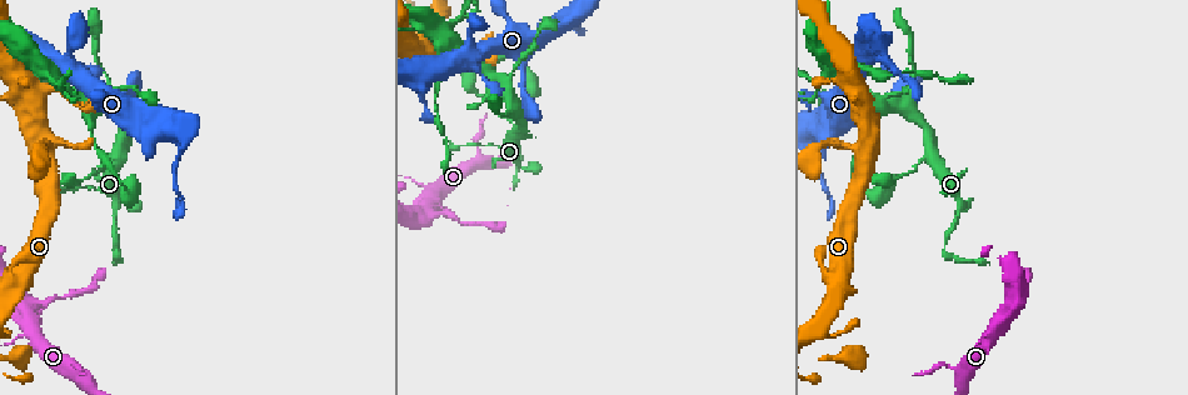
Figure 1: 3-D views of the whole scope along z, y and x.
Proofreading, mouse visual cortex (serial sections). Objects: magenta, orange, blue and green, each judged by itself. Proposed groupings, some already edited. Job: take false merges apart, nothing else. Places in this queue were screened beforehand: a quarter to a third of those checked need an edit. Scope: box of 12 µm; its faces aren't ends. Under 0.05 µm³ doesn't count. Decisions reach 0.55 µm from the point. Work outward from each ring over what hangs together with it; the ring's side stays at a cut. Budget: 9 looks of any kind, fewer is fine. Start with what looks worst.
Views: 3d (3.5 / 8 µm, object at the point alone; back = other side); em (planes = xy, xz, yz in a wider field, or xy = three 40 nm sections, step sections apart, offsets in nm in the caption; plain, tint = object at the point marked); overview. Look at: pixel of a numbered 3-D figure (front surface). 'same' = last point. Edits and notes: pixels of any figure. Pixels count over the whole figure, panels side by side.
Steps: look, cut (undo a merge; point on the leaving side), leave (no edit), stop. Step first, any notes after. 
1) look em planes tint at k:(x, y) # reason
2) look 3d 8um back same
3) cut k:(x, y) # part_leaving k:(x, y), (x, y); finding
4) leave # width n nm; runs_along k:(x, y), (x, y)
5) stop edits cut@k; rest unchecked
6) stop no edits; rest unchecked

look 3d 3.5um at 1:(926, 157) # sharp bend

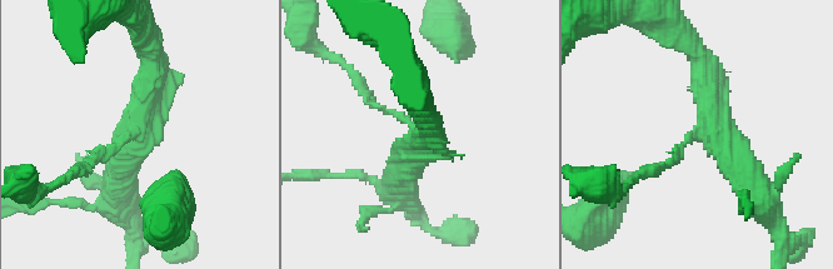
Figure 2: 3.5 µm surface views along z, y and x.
look em xy step 2 tint at 2:(136, 134) # arms 3; arm_widths 100, 300, 400 nm

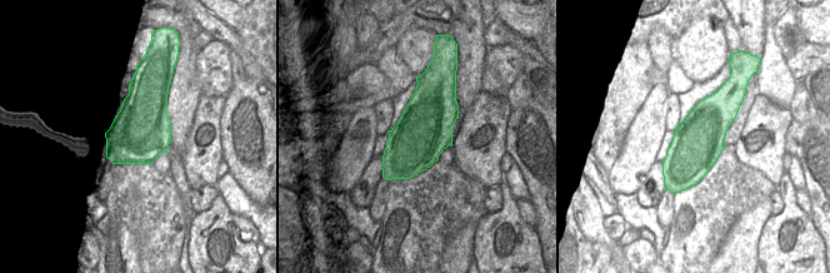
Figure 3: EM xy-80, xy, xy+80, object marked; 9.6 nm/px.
leave # runs_along 2:(749, 182), (718, 131), (692, 135), (653, 170); all the same cell

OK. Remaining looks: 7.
look 3d 8um at 1:(488, 73) # thin arm on a thick one

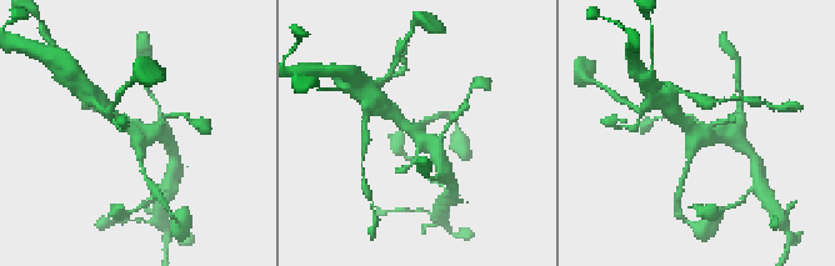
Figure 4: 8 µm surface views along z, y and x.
look em planes tint at 4:(700, 134) # shape alone is not enough

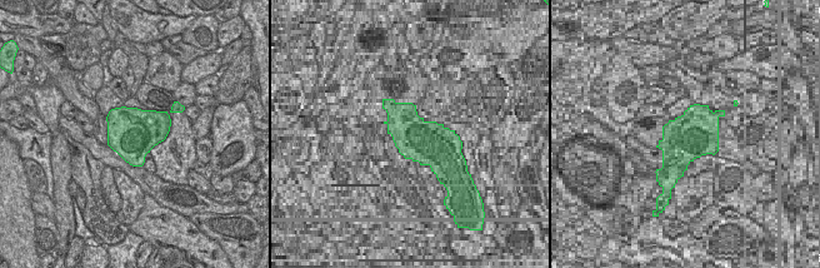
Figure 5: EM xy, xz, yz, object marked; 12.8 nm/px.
leave # runs_along 4:(443, 162), (433, 145), (394, 115); continuous, no second cell

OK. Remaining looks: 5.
look 3d 8um at 1:(449, 40) # arms part here

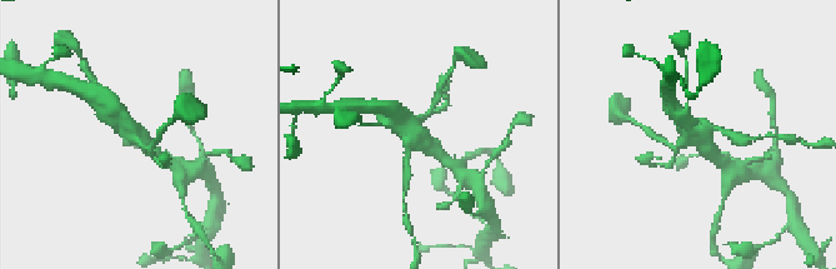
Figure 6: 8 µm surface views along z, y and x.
look em xy step 1 tint at 6:(136, 136) # arms 4; arm_widths 150, 150, 350, 400 nm; shape alone is not enough

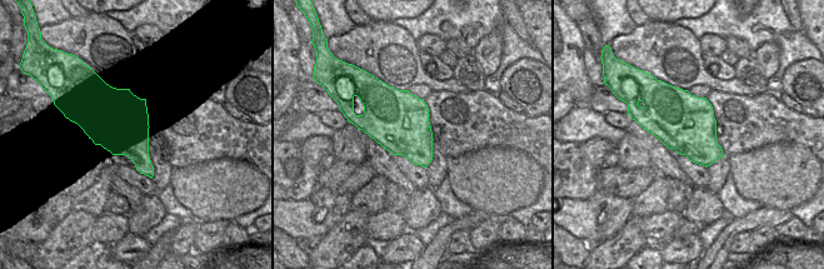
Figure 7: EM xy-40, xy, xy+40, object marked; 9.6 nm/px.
leave # width 600 nm; runs_along 6:(160, 158), (133, 130), (111, 116); all the same cell

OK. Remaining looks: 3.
look 3d 3.5um at 1:(49, 150) # looks like a crossing

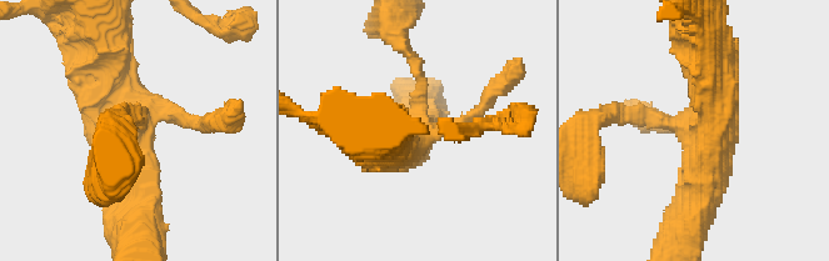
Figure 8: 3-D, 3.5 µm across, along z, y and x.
look em xy step 5 tint at 8:(692, 120) # arms 4; arm_widths 150, 200, 450, 600 nm; need the tissue

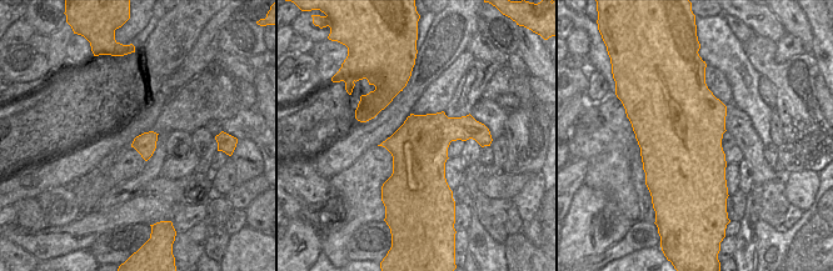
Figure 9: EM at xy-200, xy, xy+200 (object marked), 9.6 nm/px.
look em xy step 3 tint same # cut it another way

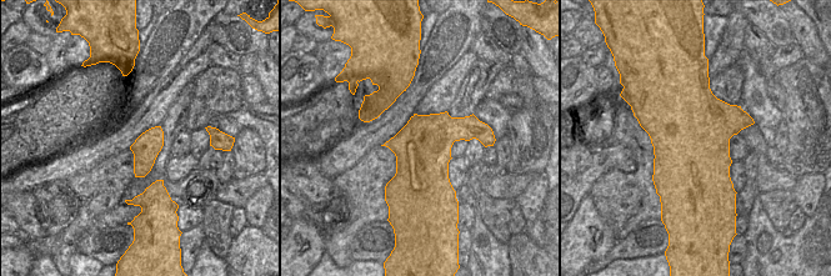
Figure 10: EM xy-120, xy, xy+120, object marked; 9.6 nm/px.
leave # runs_along 8:(134, 210), (104, 53); continuous, no second cell

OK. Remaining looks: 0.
stop no edits; rest unchecked

